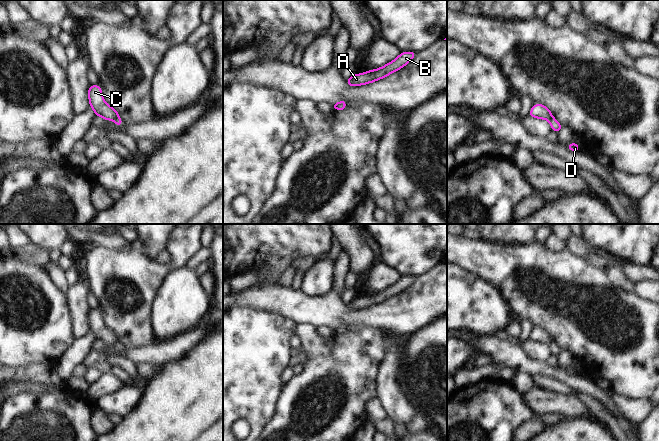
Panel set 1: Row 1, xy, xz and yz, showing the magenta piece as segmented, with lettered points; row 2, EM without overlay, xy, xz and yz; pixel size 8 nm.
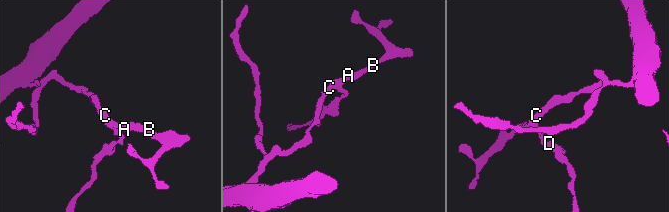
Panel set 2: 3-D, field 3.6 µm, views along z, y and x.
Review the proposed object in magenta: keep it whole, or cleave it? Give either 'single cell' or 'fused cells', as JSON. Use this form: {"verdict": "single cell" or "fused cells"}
{"verdict": "fused cells"}

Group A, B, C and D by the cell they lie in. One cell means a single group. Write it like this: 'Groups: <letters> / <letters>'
Groups: A B C / D.

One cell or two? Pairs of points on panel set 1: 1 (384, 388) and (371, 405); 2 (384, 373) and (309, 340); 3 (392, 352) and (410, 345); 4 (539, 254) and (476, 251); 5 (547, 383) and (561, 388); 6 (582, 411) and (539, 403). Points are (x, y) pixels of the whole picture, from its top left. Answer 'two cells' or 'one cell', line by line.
1: two cells
2: two cells
3: two cells
4: one cell
5: one cell
6: one cell

